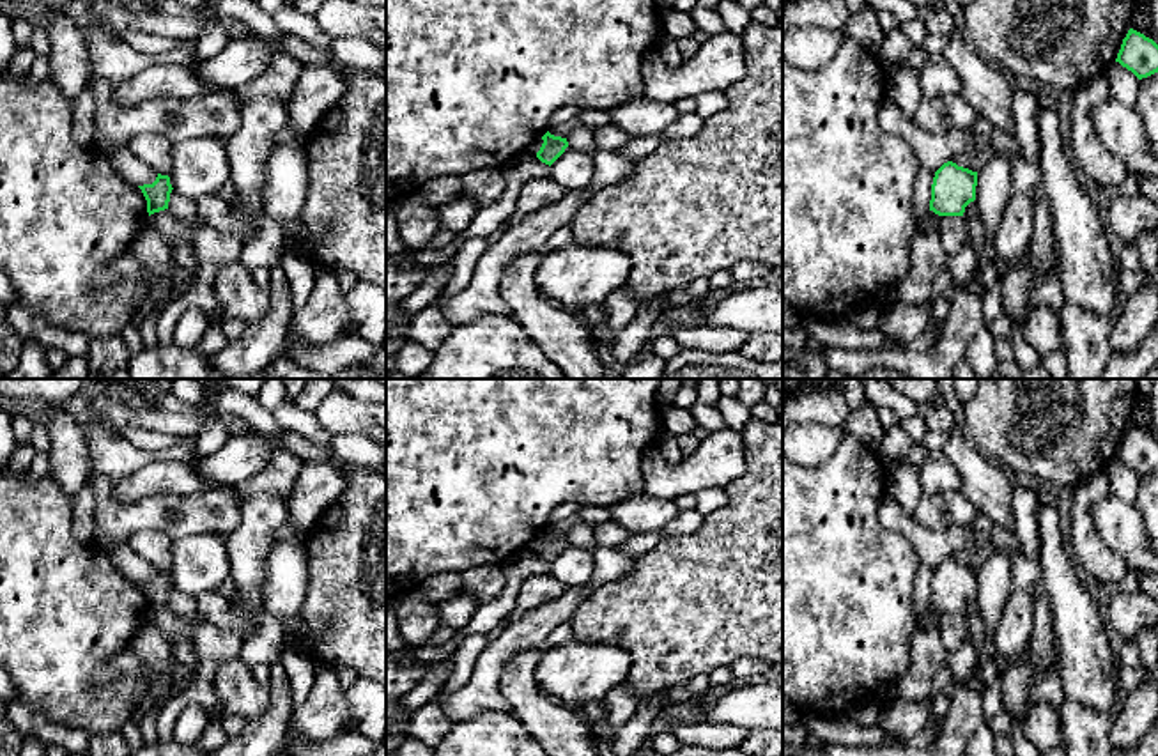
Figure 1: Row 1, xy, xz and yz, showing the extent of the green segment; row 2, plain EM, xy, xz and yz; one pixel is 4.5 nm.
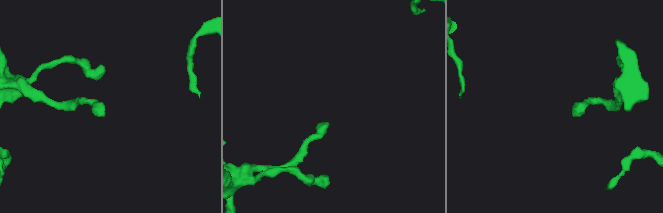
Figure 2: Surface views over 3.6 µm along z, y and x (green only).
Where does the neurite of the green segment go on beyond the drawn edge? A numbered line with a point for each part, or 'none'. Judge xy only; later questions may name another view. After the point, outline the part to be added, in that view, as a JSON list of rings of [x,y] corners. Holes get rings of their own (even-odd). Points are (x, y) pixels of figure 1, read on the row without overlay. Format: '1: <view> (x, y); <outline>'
none

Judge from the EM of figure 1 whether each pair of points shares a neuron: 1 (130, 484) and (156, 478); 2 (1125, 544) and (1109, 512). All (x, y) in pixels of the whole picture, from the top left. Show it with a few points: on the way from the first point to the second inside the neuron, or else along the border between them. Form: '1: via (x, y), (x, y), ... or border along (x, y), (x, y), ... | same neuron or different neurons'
1: via (137, 484), (149, 480) | same neuron
2: via (1125, 537), (1116, 519) | same neuron

